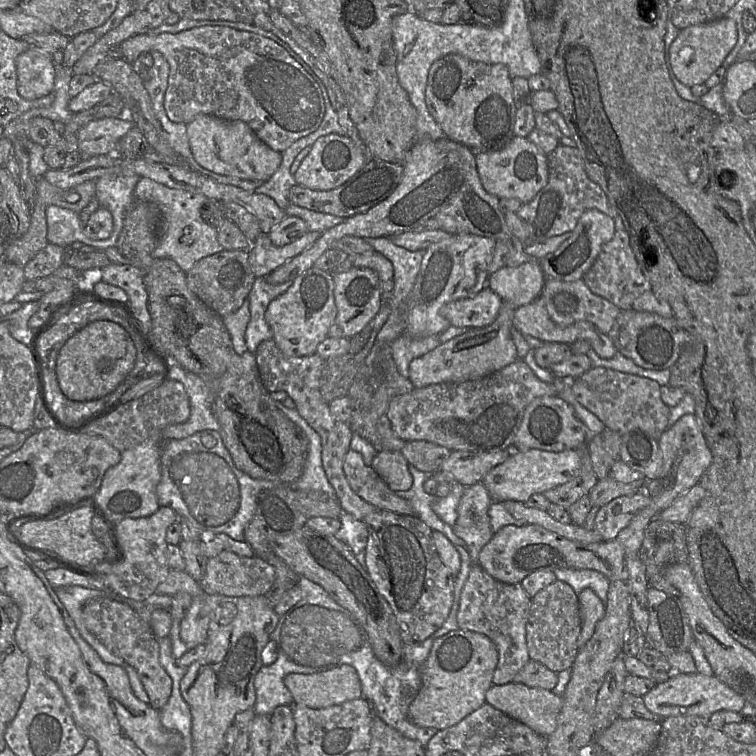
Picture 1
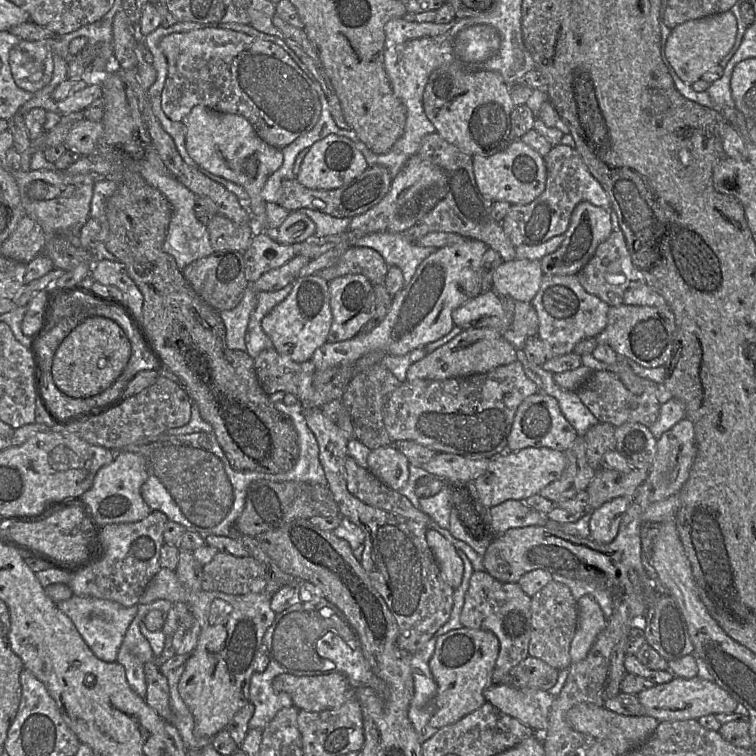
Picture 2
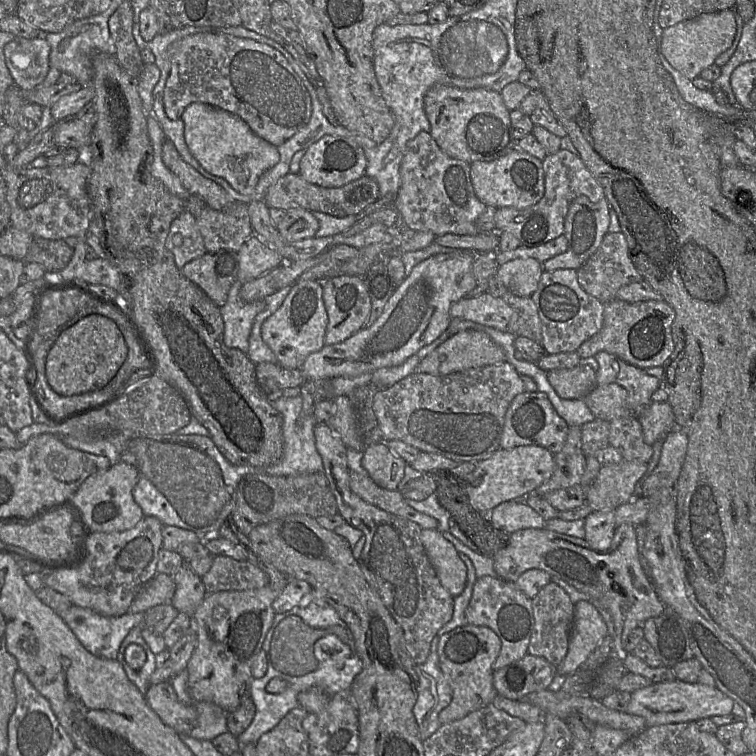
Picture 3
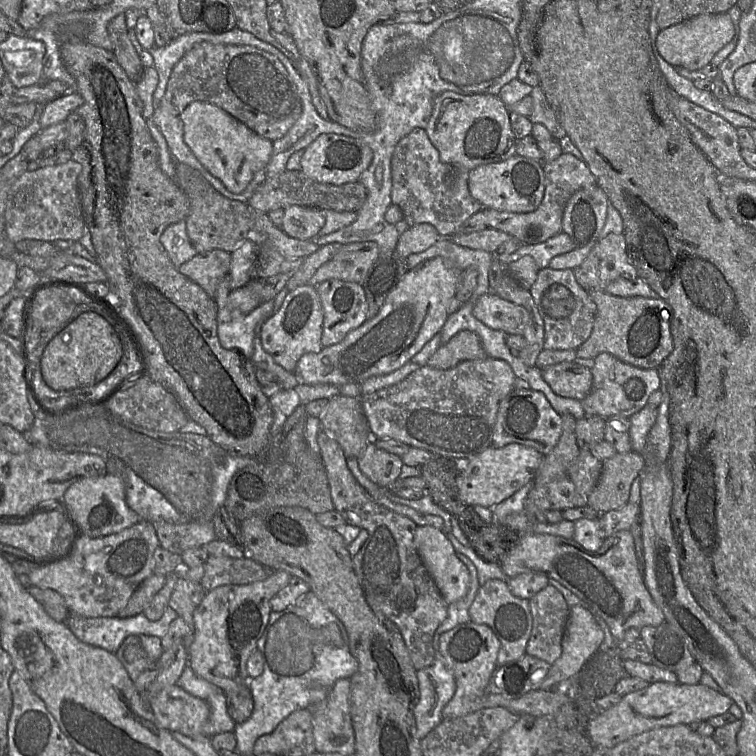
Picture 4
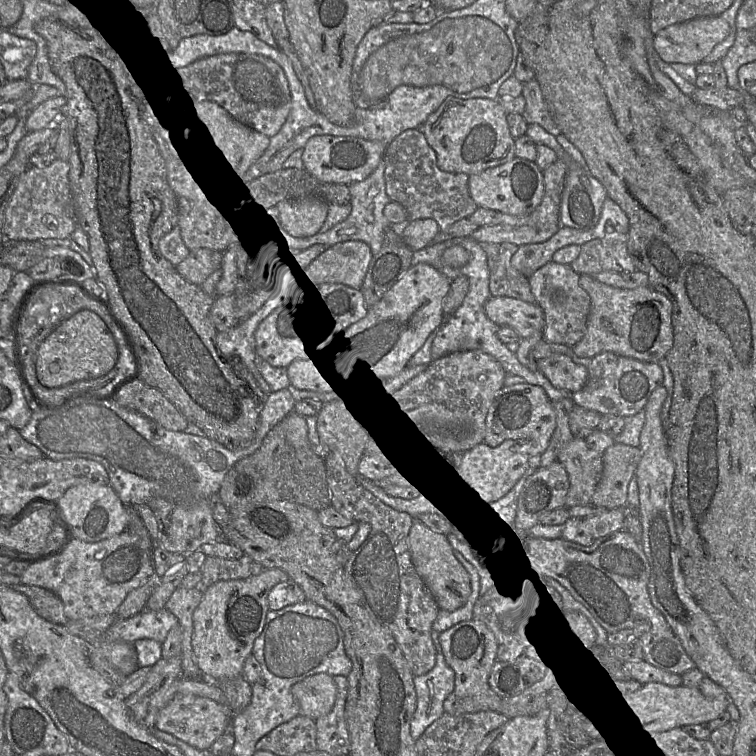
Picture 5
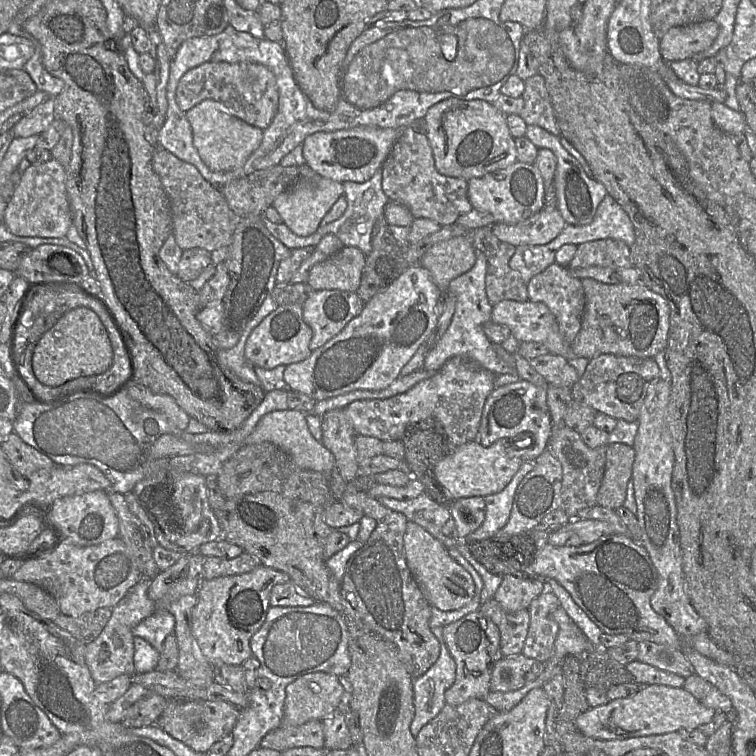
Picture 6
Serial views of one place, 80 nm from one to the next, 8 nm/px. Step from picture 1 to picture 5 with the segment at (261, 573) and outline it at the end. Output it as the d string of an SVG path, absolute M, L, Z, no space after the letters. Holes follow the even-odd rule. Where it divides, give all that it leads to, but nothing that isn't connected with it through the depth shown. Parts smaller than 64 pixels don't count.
M244 554L239 559L223 559L207 556L202 567L201 588L221 580L245 579L263 571L261 564Z

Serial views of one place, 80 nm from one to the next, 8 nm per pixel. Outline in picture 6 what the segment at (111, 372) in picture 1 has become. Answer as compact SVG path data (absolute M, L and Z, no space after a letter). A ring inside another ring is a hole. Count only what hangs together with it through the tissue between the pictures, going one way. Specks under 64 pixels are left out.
M77 307L65 313L37 342L32 354L32 370L42 384L57 387L85 376L102 374L109 369L113 350L108 333L97 314Z

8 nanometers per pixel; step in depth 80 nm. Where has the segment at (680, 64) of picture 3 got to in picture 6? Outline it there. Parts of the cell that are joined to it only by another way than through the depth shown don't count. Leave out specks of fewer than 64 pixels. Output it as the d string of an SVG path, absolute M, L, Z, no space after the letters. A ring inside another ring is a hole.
M714 19L672 27L660 39L662 58L666 62L692 58L710 47L718 34Z

